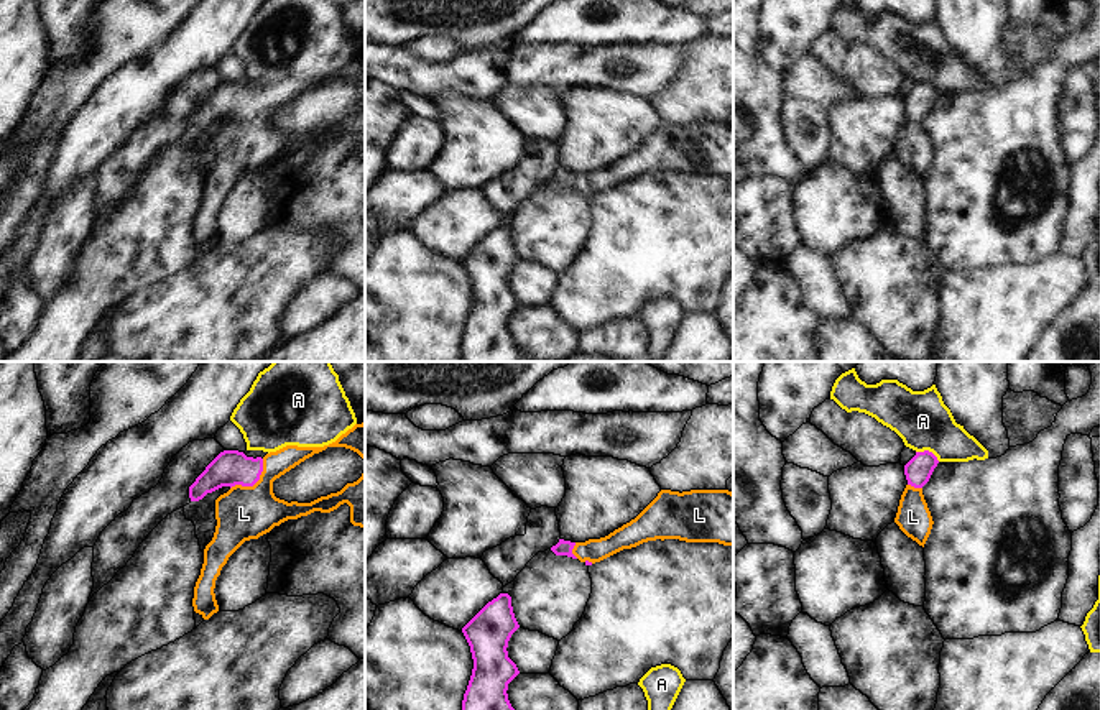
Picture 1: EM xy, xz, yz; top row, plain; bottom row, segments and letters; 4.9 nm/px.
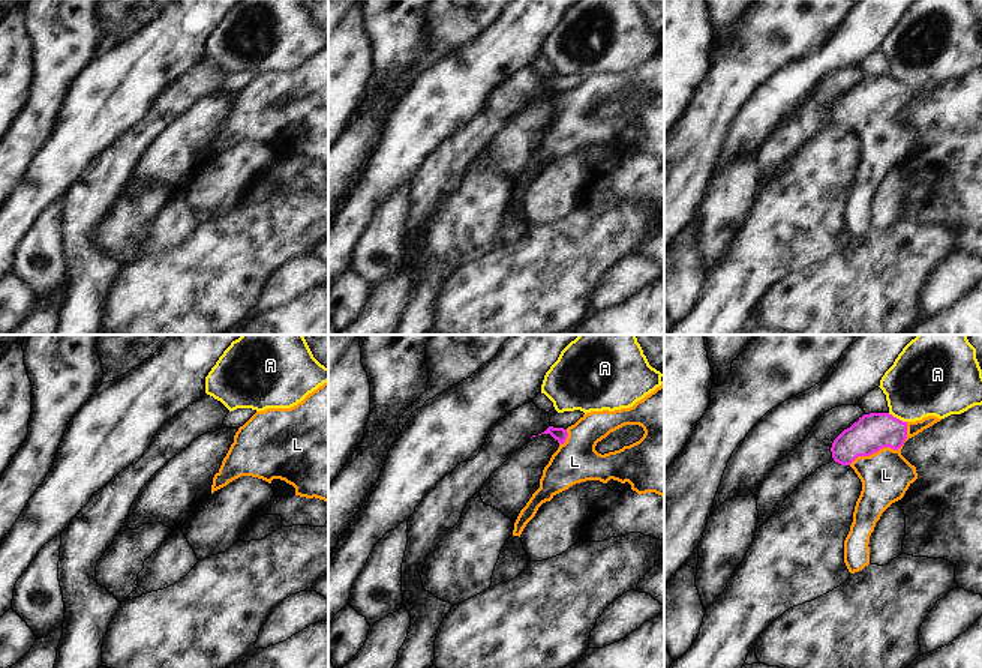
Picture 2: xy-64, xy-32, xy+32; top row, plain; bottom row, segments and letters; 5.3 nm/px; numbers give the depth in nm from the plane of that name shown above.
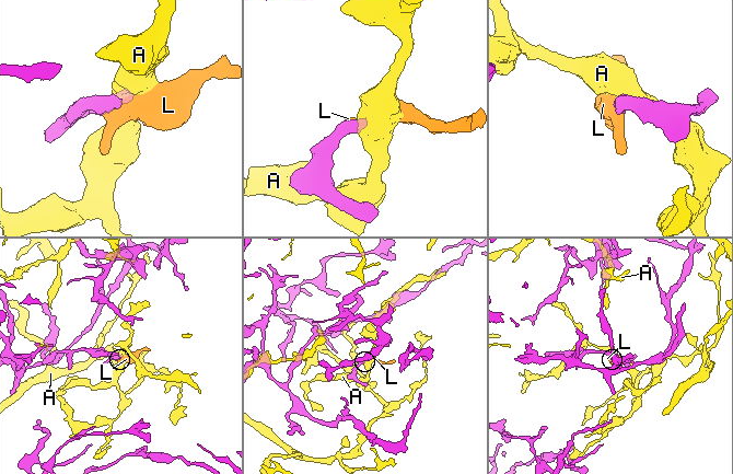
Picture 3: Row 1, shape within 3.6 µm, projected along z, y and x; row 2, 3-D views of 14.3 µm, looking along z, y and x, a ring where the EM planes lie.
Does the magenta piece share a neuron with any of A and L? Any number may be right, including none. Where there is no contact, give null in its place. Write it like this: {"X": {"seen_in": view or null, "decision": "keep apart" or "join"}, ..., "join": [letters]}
{"A": {"seen_in": "yz", "decision": "keep apart"}, "L": {"seen_in": "xy", "decision": "join"}, "join": ["L"]}

